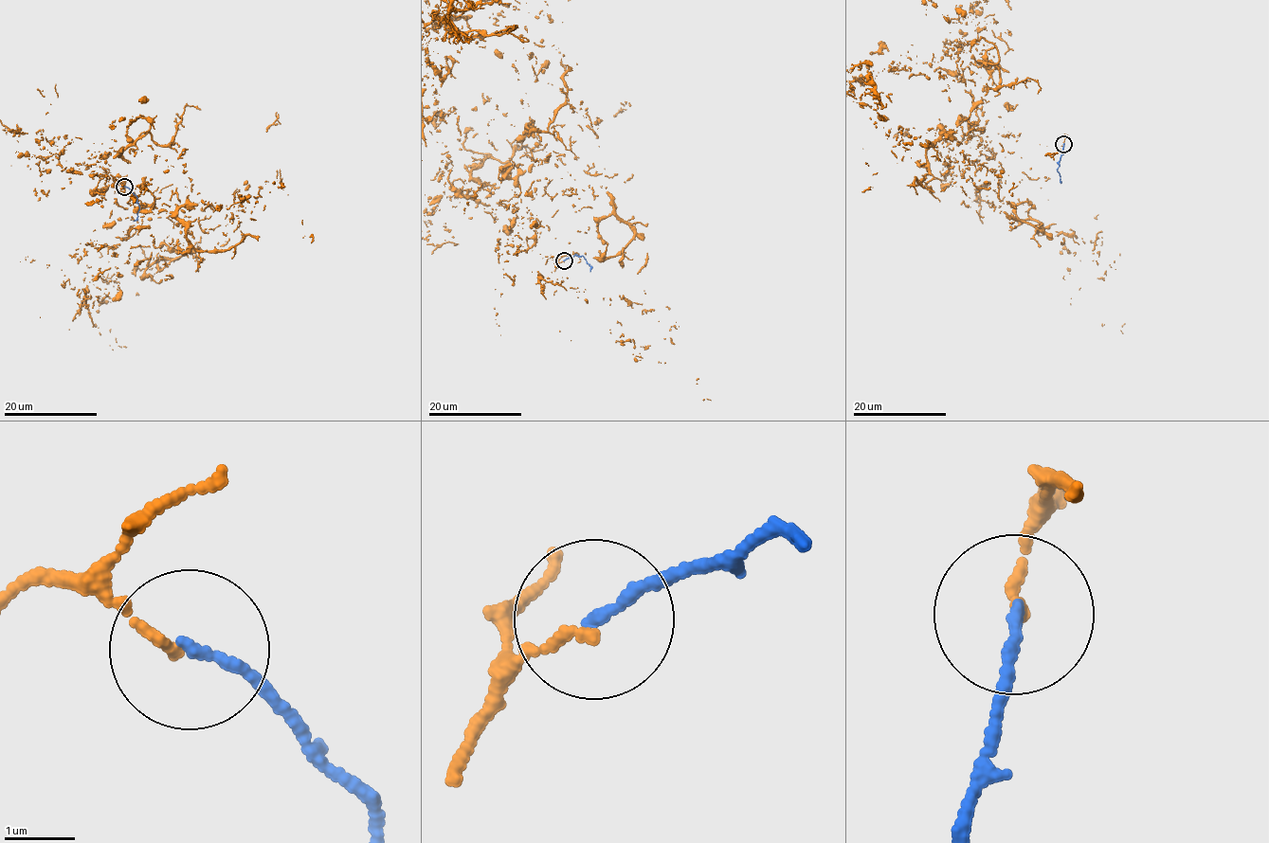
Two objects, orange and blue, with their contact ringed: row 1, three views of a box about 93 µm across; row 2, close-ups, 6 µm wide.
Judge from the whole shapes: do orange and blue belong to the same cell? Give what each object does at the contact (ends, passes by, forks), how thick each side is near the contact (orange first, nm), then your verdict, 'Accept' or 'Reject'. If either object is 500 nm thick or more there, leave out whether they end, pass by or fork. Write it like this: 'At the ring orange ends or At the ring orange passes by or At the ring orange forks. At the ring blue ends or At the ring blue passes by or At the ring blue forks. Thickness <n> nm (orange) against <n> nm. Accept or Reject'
At the ring orange ends. At the ring blue ends. Thickness 130 nm (orange) against 150 nm. Reject

